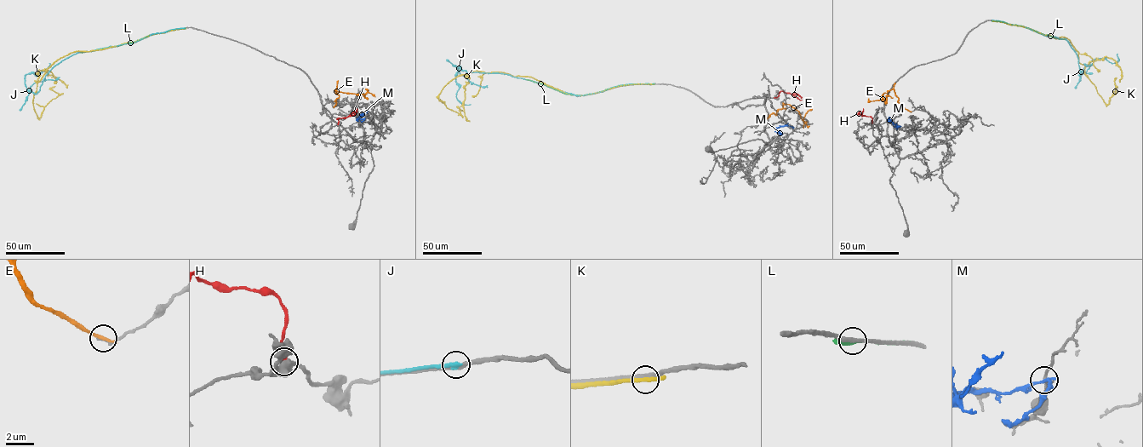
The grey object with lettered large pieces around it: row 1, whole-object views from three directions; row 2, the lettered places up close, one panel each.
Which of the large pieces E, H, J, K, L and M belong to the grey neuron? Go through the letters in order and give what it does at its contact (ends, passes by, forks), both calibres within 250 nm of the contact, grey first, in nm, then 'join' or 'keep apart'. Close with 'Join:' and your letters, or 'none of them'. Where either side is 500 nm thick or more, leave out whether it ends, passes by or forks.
E: it ends; calibres 170 and 320 nm; keep apart
H: calibres 550 and 440 nm; keep apart
J: it ends; calibres 280 and 360 nm; keep apart
K: it passes by; calibres 300 and 280 nm; keep apart
L: it passes by; calibres 300 and 320 nm; keep apart
M: it passes by; calibres 160 and 240 nm; keep apart
Join: none of them

